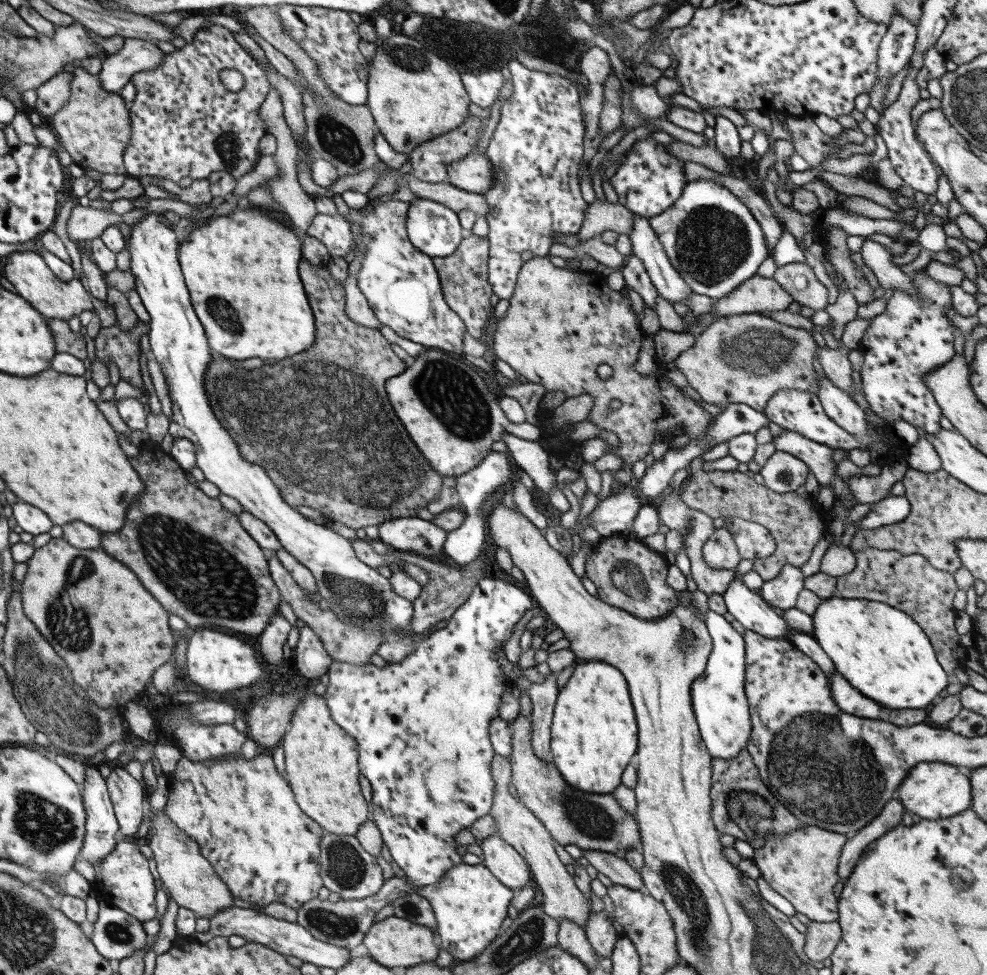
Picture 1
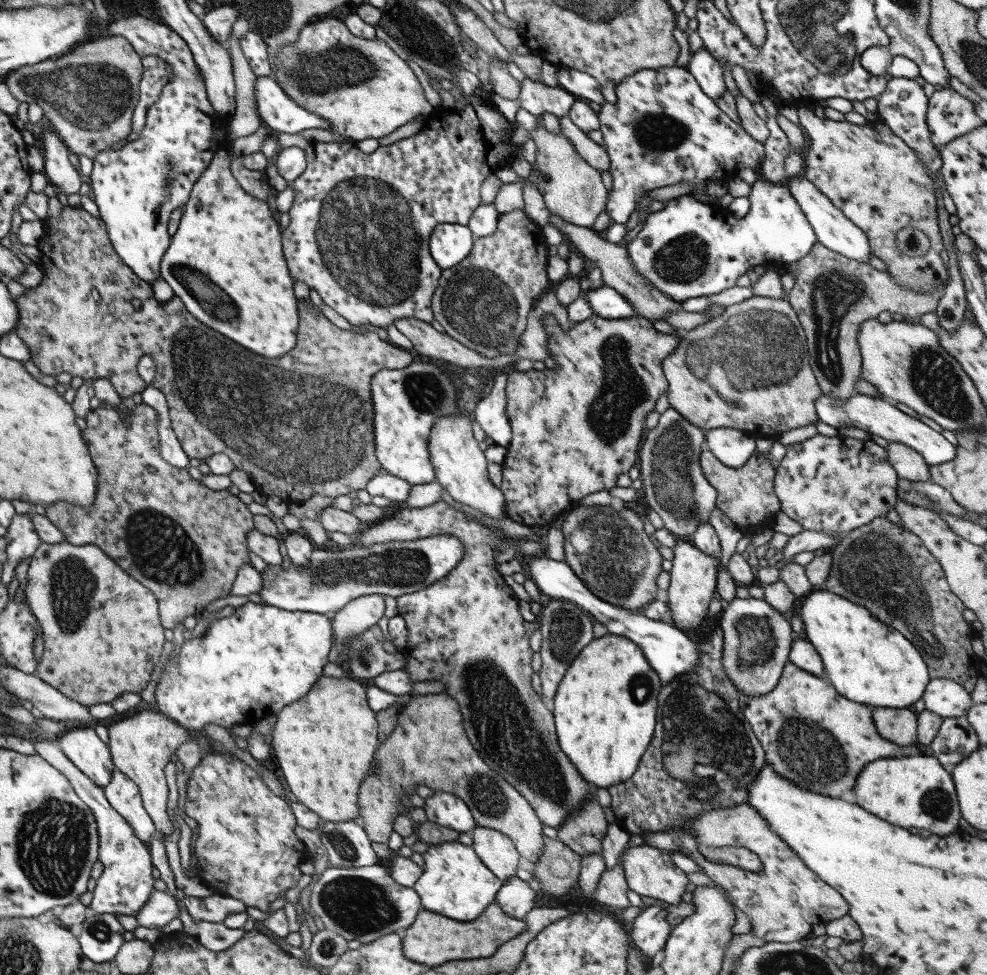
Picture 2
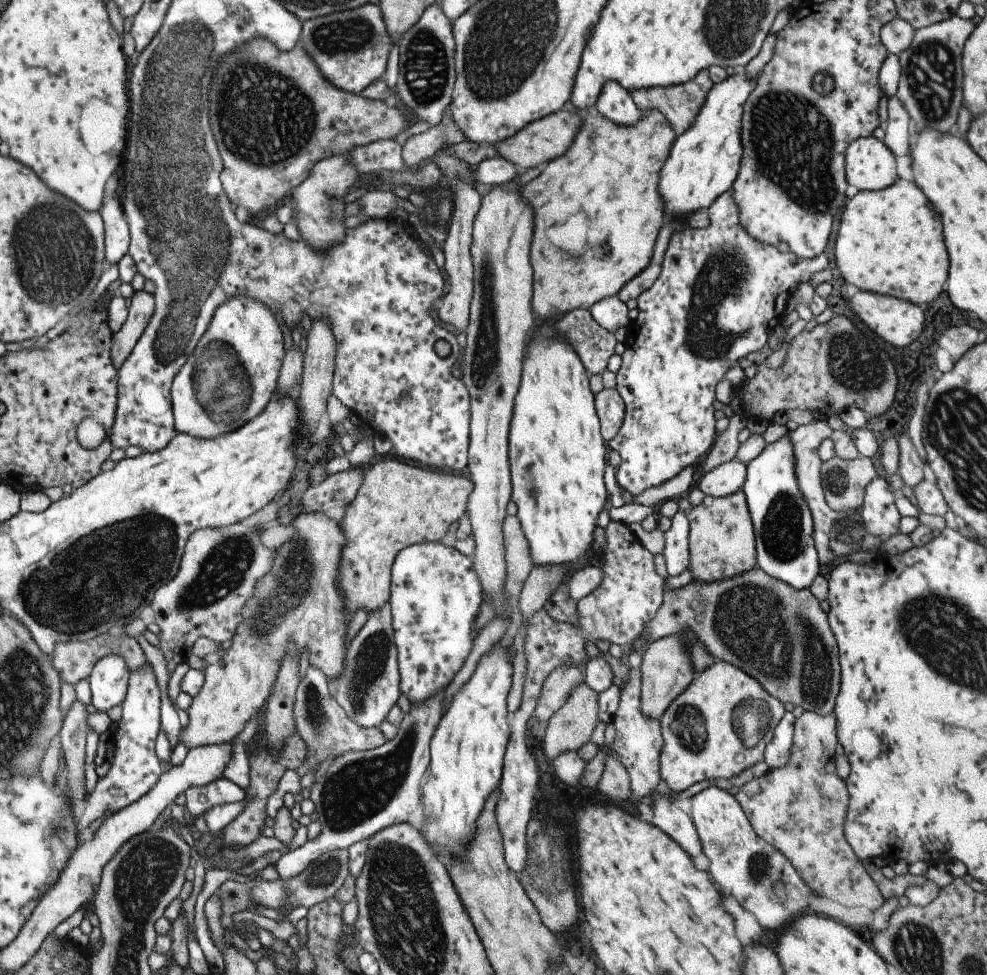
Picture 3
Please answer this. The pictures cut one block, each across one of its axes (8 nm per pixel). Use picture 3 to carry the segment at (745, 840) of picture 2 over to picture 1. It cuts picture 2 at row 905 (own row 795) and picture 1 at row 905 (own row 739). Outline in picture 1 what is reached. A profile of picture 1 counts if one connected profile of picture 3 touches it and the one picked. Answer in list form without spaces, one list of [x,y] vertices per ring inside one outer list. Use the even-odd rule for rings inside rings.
[[[801,826],[799,830],[787,836],[771,836],[763,846],[755,848],[753,862],[761,870],[765,882],[787,898],[795,912],[801,912],[809,918],[809,922],[837,922],[837,898],[833,896],[833,886],[839,880],[837,866],[841,858],[841,850],[849,836],[827,832],[819,826]]]

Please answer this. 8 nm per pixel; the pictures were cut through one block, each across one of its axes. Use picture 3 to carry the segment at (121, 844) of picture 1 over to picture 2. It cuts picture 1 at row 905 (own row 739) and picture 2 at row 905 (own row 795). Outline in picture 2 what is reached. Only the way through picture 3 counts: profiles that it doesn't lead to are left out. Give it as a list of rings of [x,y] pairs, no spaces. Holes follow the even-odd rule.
[[[39,742],[37,744],[39,758],[43,758],[49,766],[53,766],[57,772],[65,774],[65,780],[69,782],[71,790],[77,794],[77,798],[87,804],[95,816],[97,822],[97,834],[99,834],[99,850],[97,850],[97,862],[103,866],[101,876],[95,880],[95,890],[93,890],[93,900],[87,906],[93,914],[123,914],[123,916],[137,916],[137,912],[147,904],[153,888],[153,866],[151,866],[151,856],[147,842],[139,840],[133,832],[133,828],[127,824],[127,820],[117,814],[117,810],[107,804],[103,790],[99,790],[83,772],[77,772],[73,764],[63,756],[59,750],[57,742]]]

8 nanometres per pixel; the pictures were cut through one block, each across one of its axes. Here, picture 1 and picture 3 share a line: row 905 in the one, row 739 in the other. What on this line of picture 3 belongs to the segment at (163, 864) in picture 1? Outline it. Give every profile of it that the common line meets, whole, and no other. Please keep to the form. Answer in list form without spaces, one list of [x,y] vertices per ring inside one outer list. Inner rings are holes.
[[[303,510],[301,516],[297,516],[291,522],[295,528],[295,534],[277,548],[271,572],[263,576],[253,592],[253,598],[243,606],[241,612],[241,624],[237,626],[231,644],[225,652],[221,652],[215,660],[209,660],[209,666],[203,670],[203,686],[201,690],[191,698],[189,708],[181,714],[187,716],[187,724],[179,732],[179,744],[191,748],[203,748],[203,746],[219,746],[219,744],[231,744],[235,736],[247,726],[249,718],[261,718],[263,706],[267,698],[271,696],[273,684],[277,680],[277,672],[281,668],[281,660],[285,656],[285,646],[289,638],[295,642],[297,650],[309,650],[309,664],[319,668],[327,680],[339,678],[343,670],[343,660],[347,652],[347,644],[343,642],[349,618],[345,614],[343,596],[337,588],[337,566],[341,560],[341,548],[345,544],[345,534],[341,530],[341,522],[329,520],[319,510]]]

